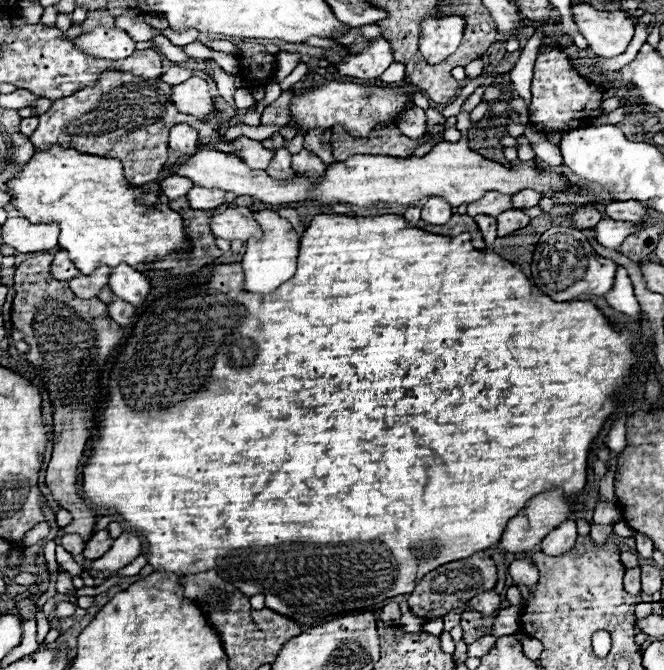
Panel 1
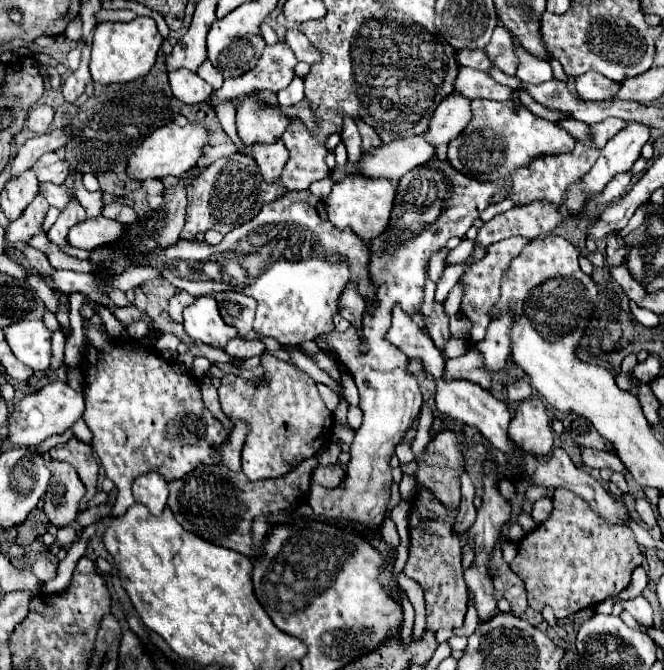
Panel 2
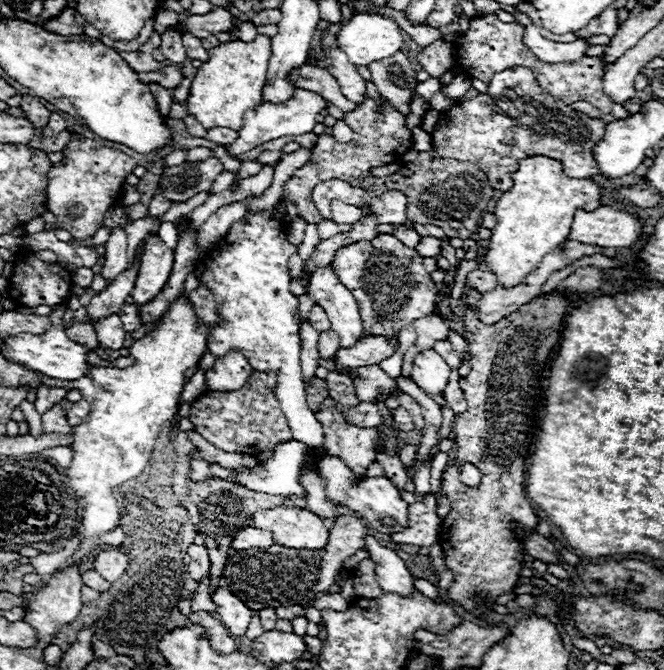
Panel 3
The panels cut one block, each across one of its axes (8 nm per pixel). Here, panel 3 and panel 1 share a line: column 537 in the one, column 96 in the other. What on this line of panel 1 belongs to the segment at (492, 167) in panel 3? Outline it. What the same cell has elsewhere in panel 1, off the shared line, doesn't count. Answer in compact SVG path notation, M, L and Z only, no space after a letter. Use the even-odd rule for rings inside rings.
M106 70L94 86L56 100L52 108L40 116L40 124L30 140L38 150L60 144L62 148L76 148L84 154L118 158L124 164L124 176L132 184L154 182L168 160L168 132L174 124L190 124L198 128L200 136L218 136L228 124L226 112L220 110L212 110L206 120L178 112L170 100L170 90L172 86L160 78L144 80L126 72Z

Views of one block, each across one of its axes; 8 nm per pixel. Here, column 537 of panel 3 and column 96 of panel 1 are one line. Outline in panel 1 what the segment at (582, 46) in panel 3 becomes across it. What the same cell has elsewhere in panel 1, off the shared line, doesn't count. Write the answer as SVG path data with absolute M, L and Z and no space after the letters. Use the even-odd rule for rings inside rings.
M98 26L94 28L94 32L80 34L74 42L82 52L88 52L98 58L108 58L108 60L122 60L136 50L134 40L128 36L128 32L120 28Z

